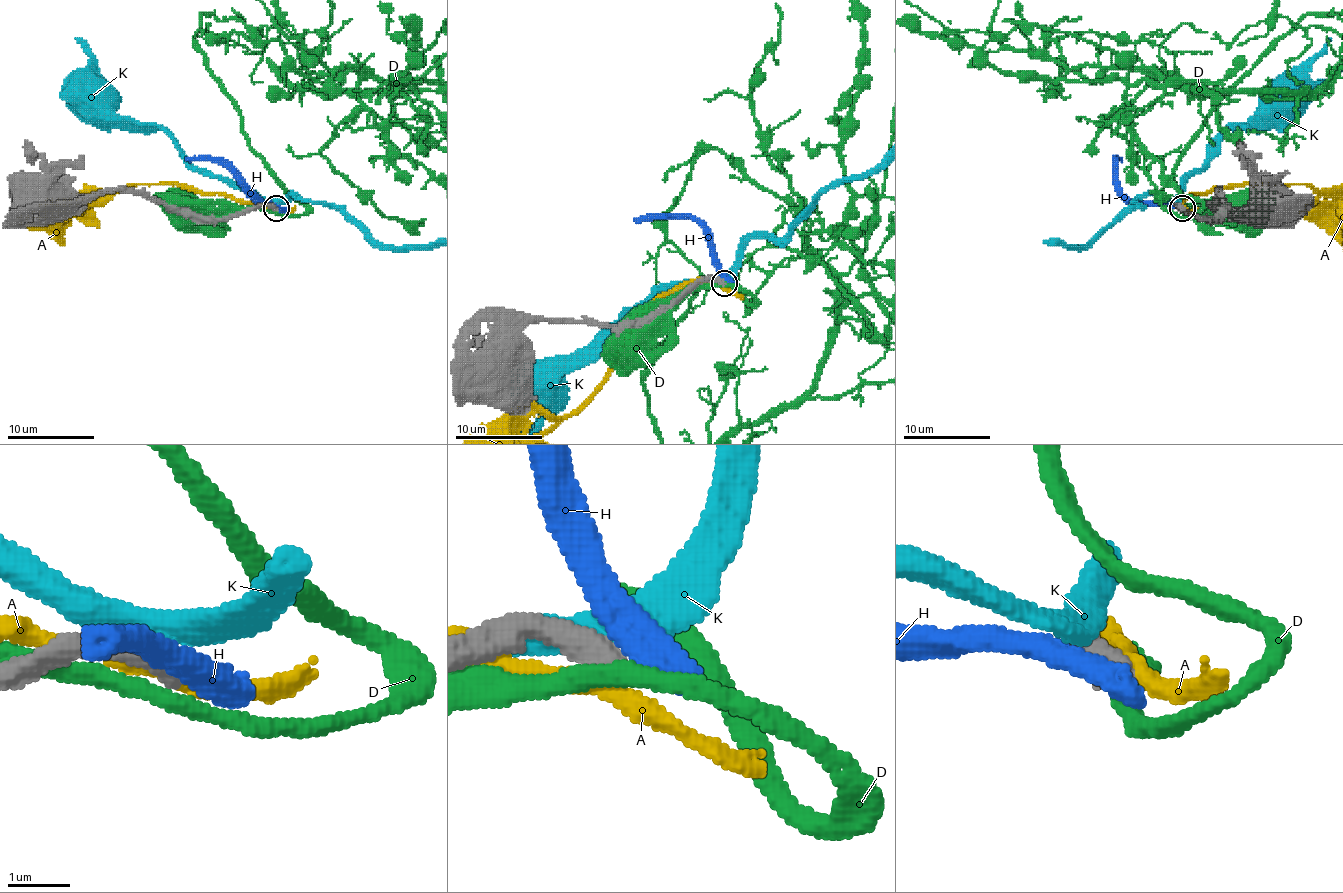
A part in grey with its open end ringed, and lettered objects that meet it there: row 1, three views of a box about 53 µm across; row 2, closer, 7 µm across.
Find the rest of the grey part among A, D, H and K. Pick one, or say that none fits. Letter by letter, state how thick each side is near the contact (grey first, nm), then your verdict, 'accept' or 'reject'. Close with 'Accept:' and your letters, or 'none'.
A: 550 nm thick on the grey side, 280 nm on the other; reject
D: 480 nm thick on the grey side, 320 nm on the other; reject
H: 500 nm thick on the grey side, 460 nm on the other; reject
K: 400 nm thick on the grey side, 480 nm on the other; reject
Accept: none

